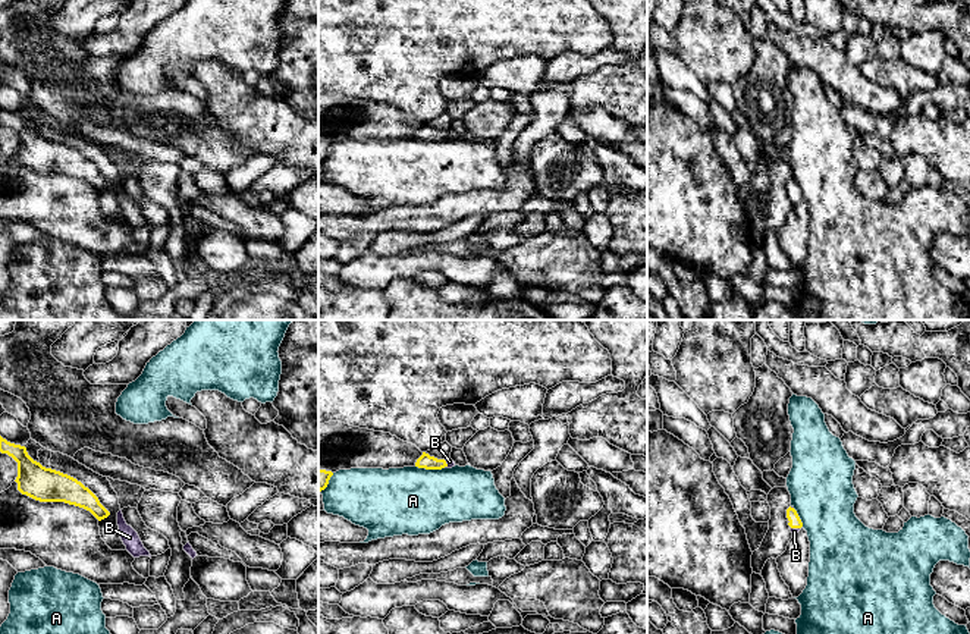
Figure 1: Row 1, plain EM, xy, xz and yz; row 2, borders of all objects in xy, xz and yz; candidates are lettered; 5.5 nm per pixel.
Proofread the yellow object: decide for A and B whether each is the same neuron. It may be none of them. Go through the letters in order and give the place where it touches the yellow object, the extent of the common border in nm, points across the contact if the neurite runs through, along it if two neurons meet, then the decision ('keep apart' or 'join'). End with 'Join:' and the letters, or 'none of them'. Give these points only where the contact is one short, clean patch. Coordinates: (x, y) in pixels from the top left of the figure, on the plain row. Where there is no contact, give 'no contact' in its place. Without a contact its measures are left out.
A: meets yellow in xz at (430, 140); contact 160 nm long; keep apart
B: meets yellow in yz at (796, 198); contact 70 nm long; runs through yz (793, 188), (796, 198), (794, 203); join
Join: B

